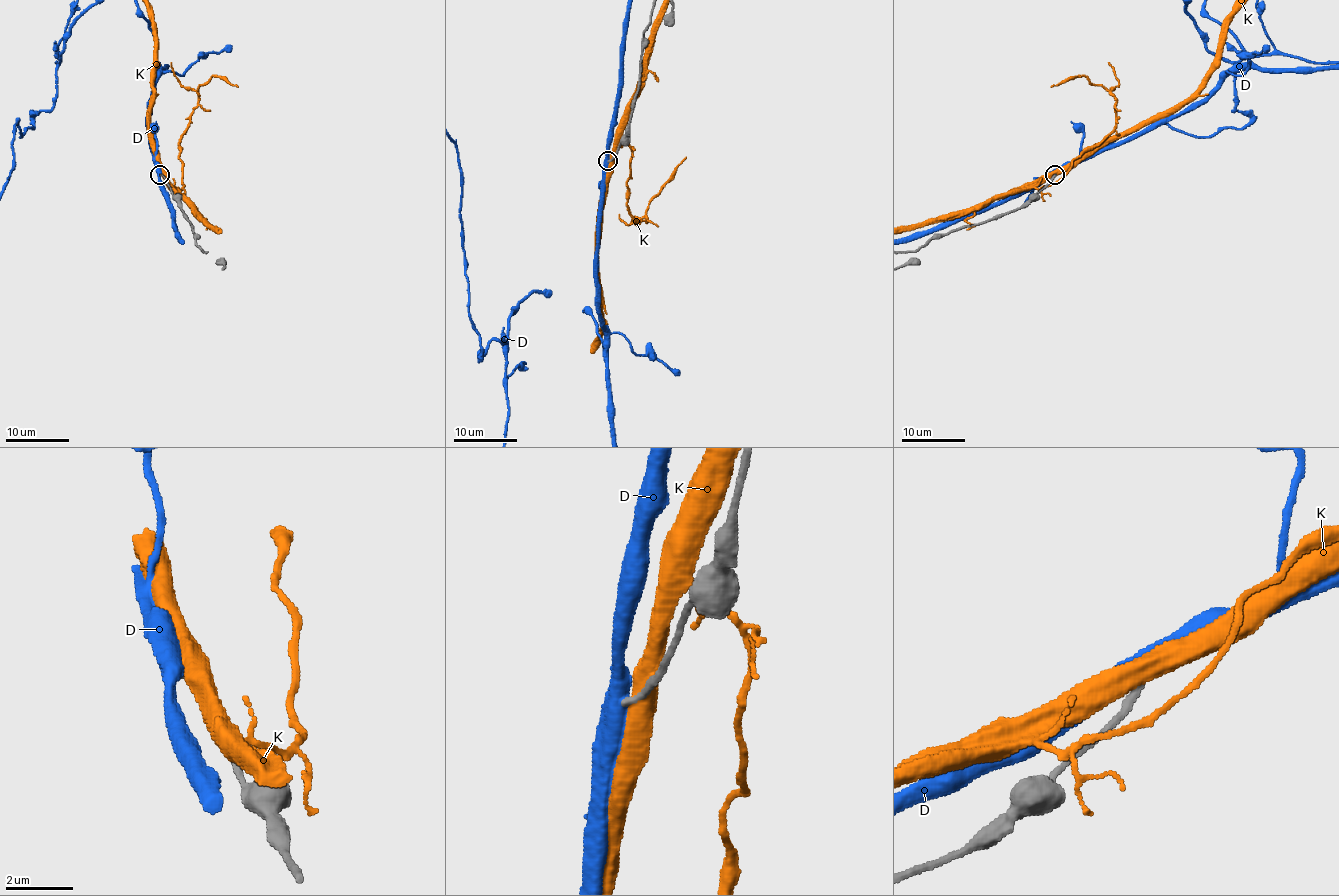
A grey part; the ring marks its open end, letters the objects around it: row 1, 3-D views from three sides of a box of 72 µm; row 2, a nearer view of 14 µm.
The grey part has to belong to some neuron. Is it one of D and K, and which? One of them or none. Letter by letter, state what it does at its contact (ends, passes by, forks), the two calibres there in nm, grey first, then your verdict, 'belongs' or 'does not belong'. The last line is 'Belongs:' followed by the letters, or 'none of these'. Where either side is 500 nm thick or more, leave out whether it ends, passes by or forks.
D: 180/550 nm | does not belong
K: 240/550 nm | does not belong
Belongs: none of these

